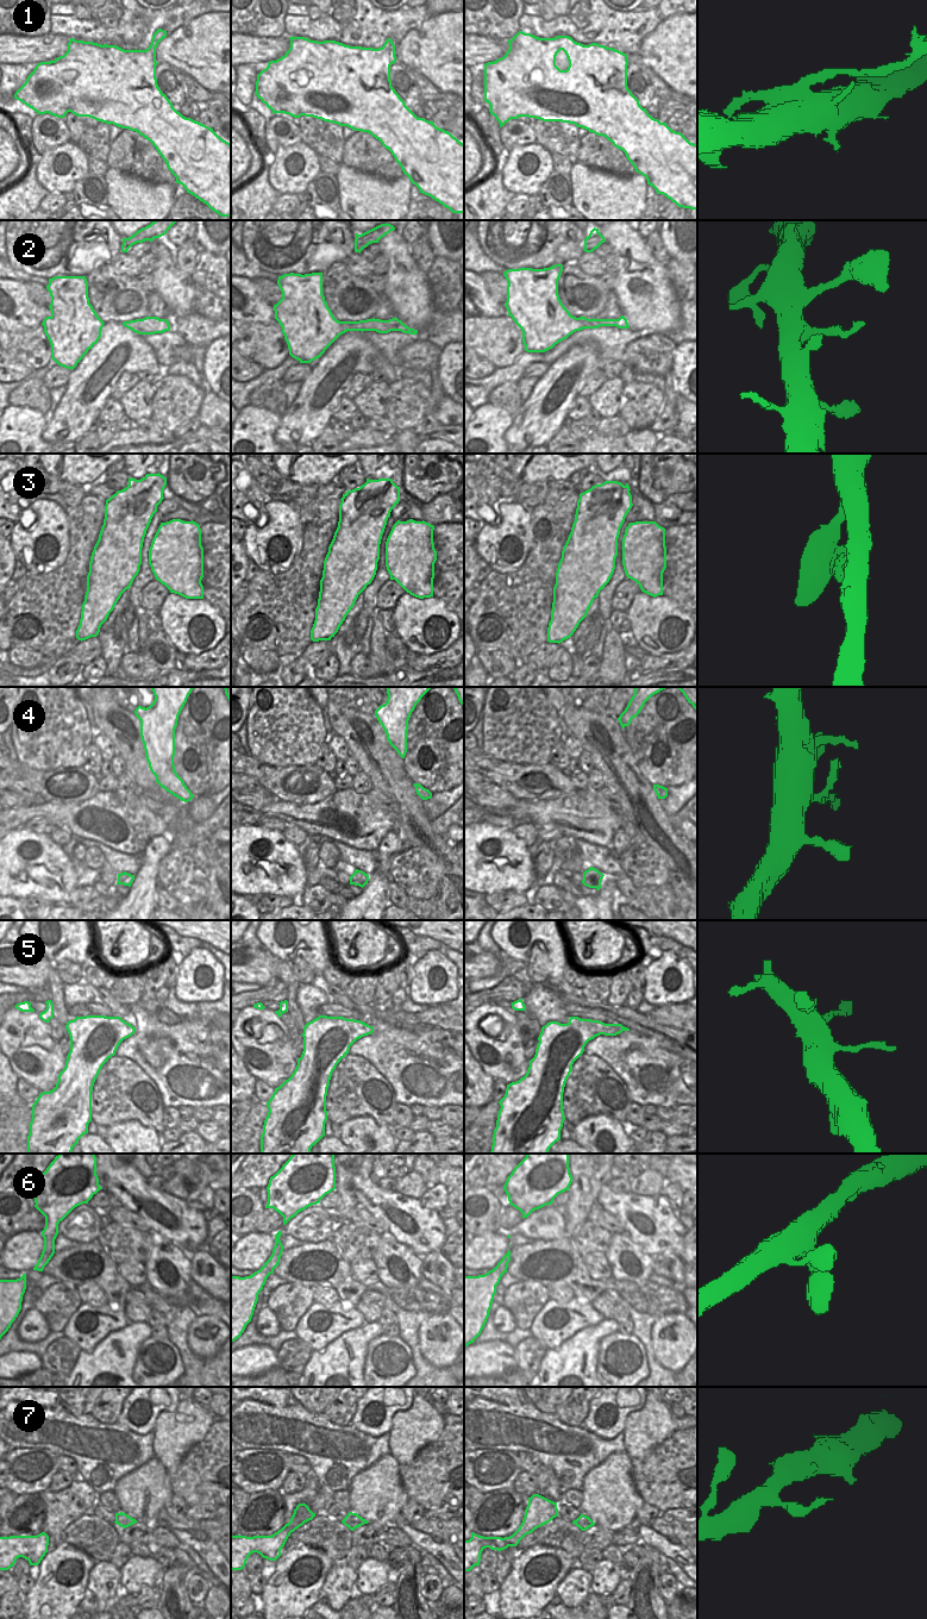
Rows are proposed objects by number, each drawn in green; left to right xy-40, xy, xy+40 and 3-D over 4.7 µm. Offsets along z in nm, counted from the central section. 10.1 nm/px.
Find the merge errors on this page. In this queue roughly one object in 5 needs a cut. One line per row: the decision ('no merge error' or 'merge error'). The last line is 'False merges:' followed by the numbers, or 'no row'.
1: merge error
2: no merge error
3: no merge error
4: no merge error
5: no merge error
6: no merge error
7: no merge error
False merges: 1

